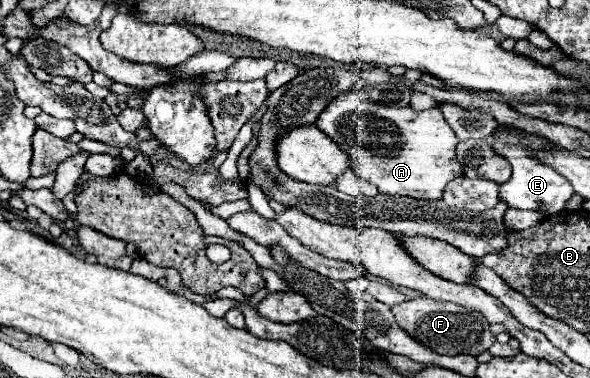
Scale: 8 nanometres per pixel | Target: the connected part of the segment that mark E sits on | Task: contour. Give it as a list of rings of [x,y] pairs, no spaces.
[[[497,139],[491,145],[491,149],[495,151],[495,155],[507,159],[513,167],[511,179],[507,183],[499,185],[499,199],[505,201],[507,207],[511,207],[511,209],[535,209],[535,211],[539,207],[545,207],[547,215],[555,215],[555,213],[561,213],[565,209],[567,199],[573,195],[573,187],[561,173],[557,173],[551,165],[543,165],[531,151],[527,151],[521,145],[509,145],[509,143],[503,143]]]

